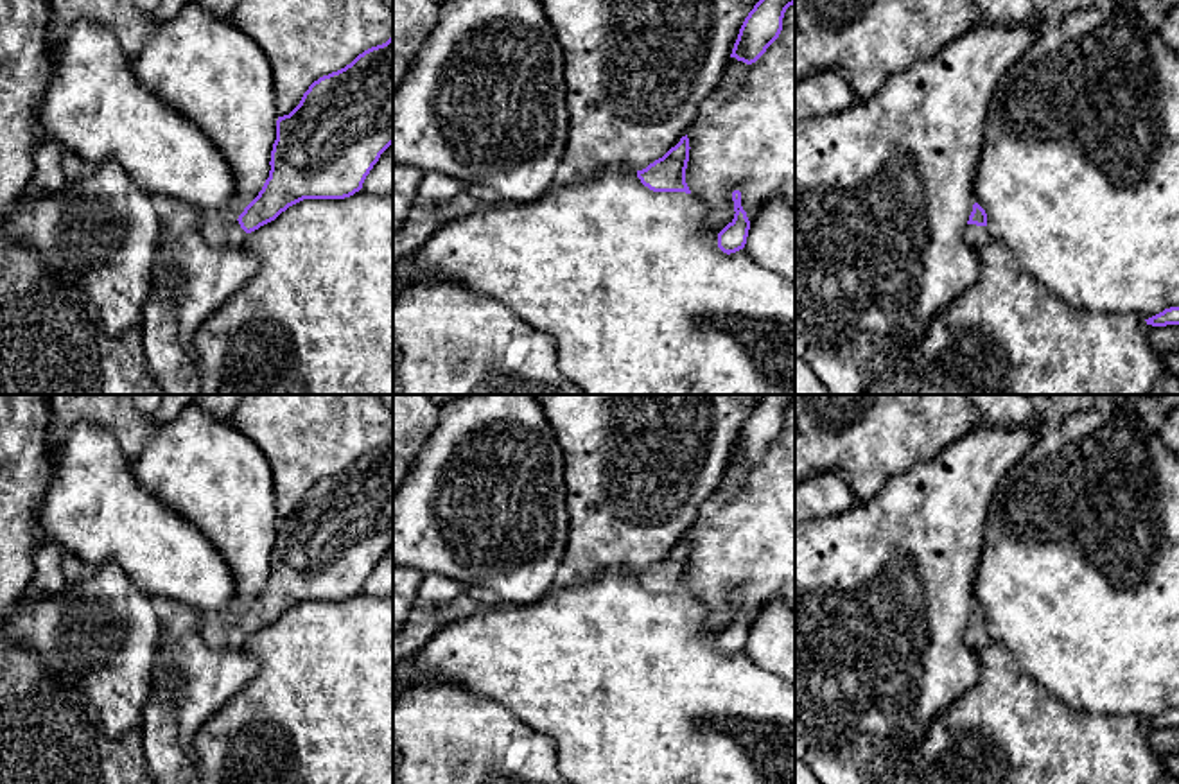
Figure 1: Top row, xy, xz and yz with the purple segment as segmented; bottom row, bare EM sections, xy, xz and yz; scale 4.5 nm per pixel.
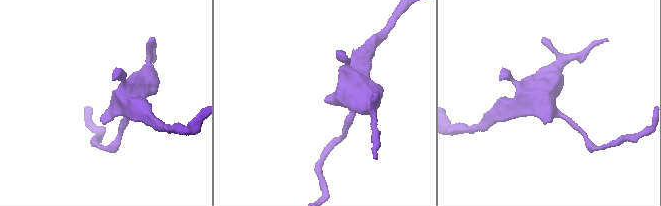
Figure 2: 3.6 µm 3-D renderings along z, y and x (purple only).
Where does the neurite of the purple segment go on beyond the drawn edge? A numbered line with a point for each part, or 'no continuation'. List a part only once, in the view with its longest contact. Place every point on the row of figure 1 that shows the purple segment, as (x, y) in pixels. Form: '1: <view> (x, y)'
1: yz (977, 235)

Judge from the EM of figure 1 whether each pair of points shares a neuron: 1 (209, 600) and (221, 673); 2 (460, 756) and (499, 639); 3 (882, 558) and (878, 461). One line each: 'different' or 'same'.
1: different
2: different
3: different

